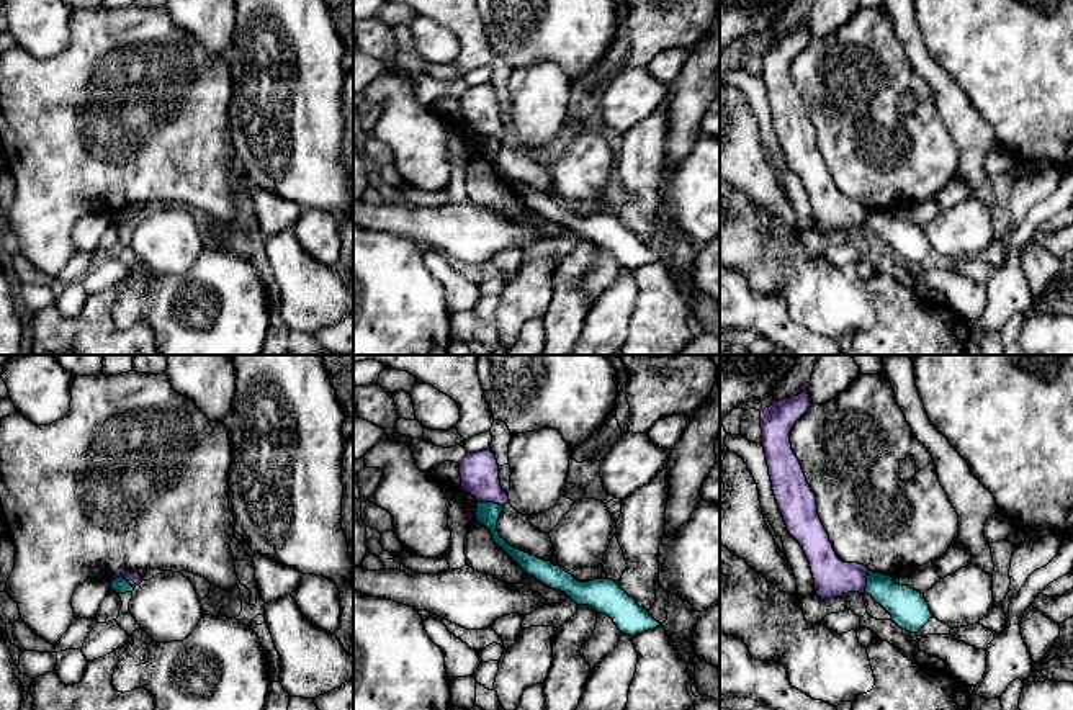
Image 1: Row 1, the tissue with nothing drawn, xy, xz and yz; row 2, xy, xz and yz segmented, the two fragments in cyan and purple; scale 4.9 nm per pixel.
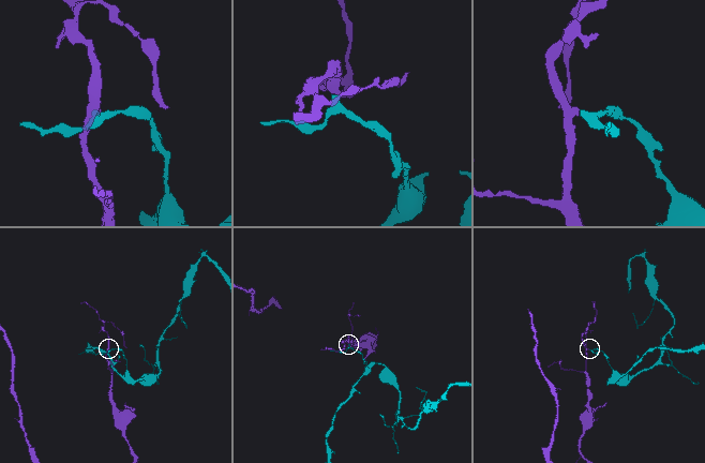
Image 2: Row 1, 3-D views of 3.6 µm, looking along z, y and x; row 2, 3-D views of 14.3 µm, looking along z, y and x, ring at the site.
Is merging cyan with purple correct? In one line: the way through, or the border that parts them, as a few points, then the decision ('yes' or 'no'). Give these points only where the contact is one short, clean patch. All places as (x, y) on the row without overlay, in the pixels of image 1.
border xz (478, 134), (493, 134), (502, 139); no

